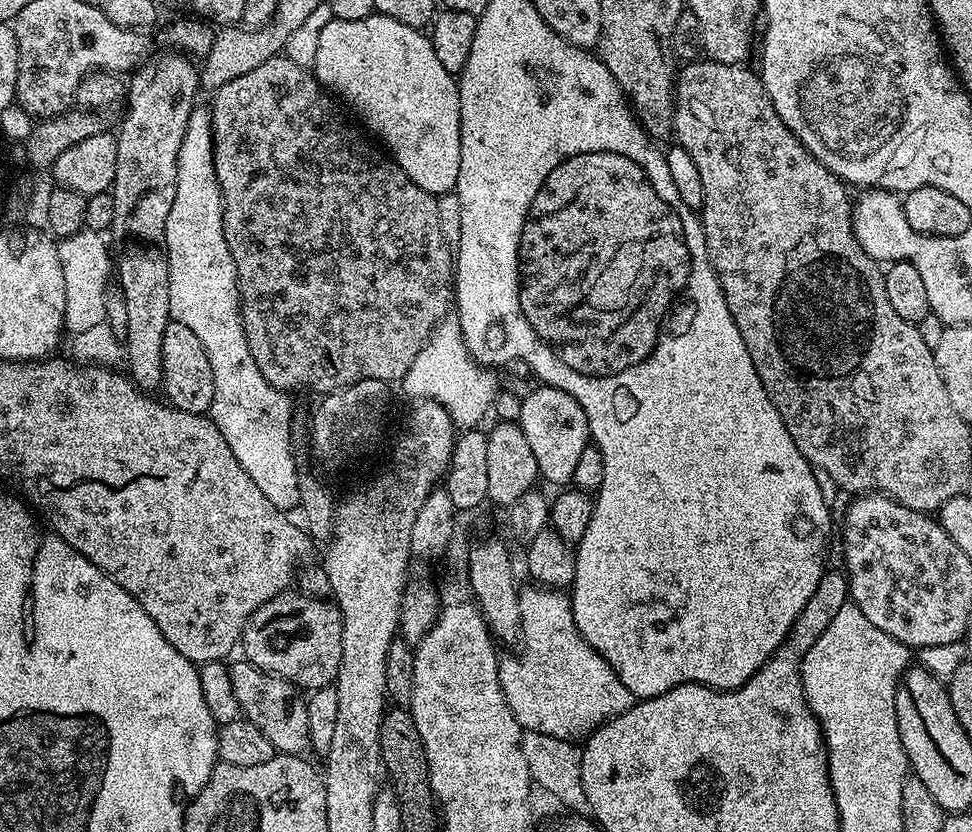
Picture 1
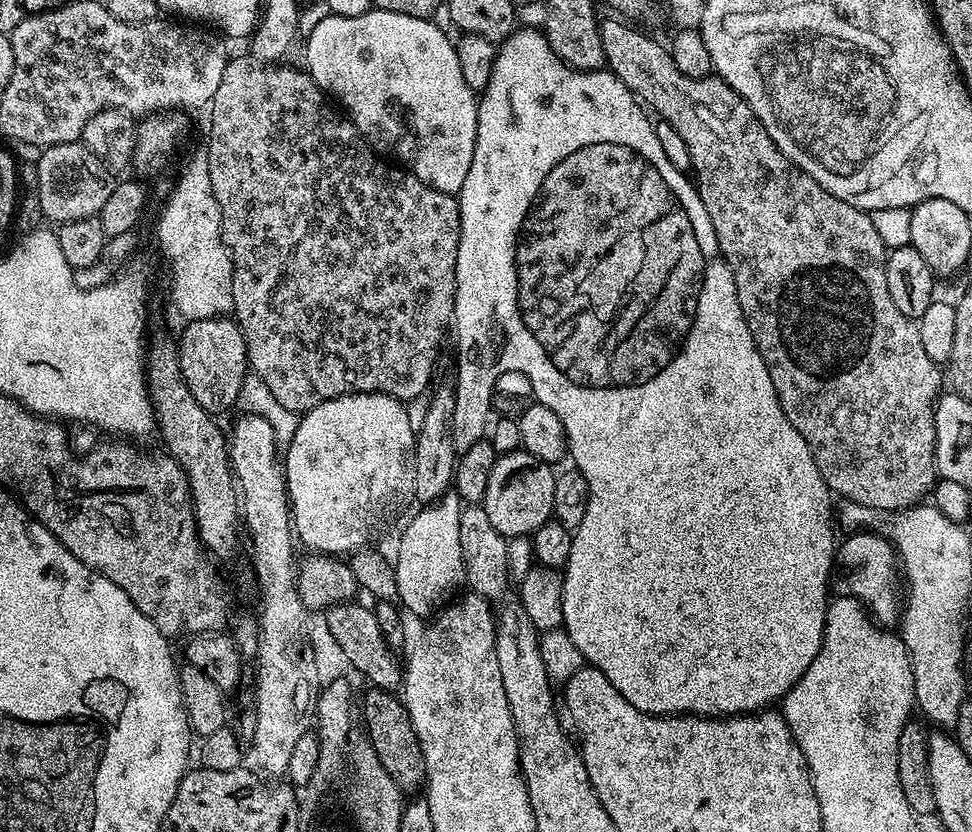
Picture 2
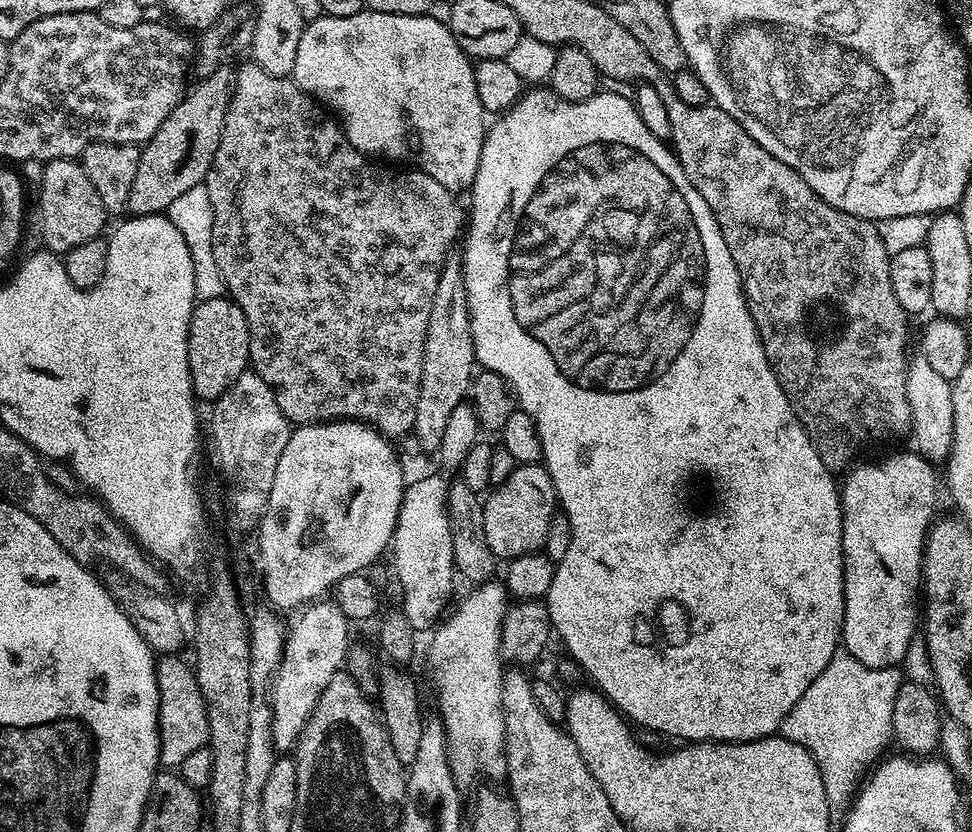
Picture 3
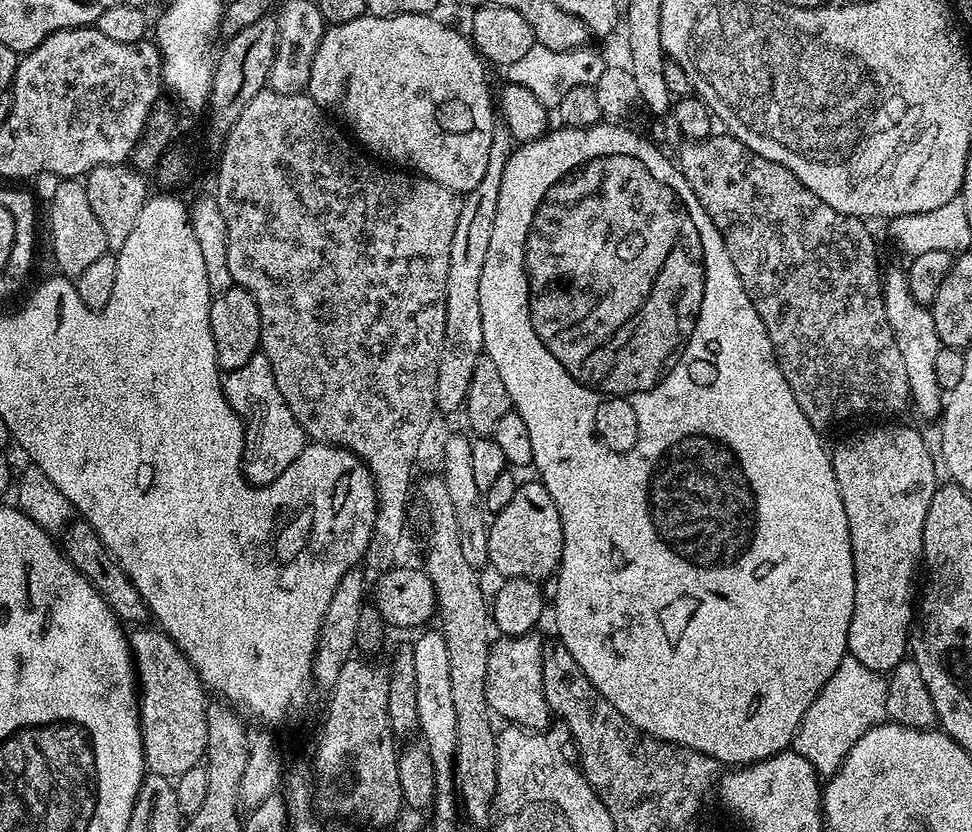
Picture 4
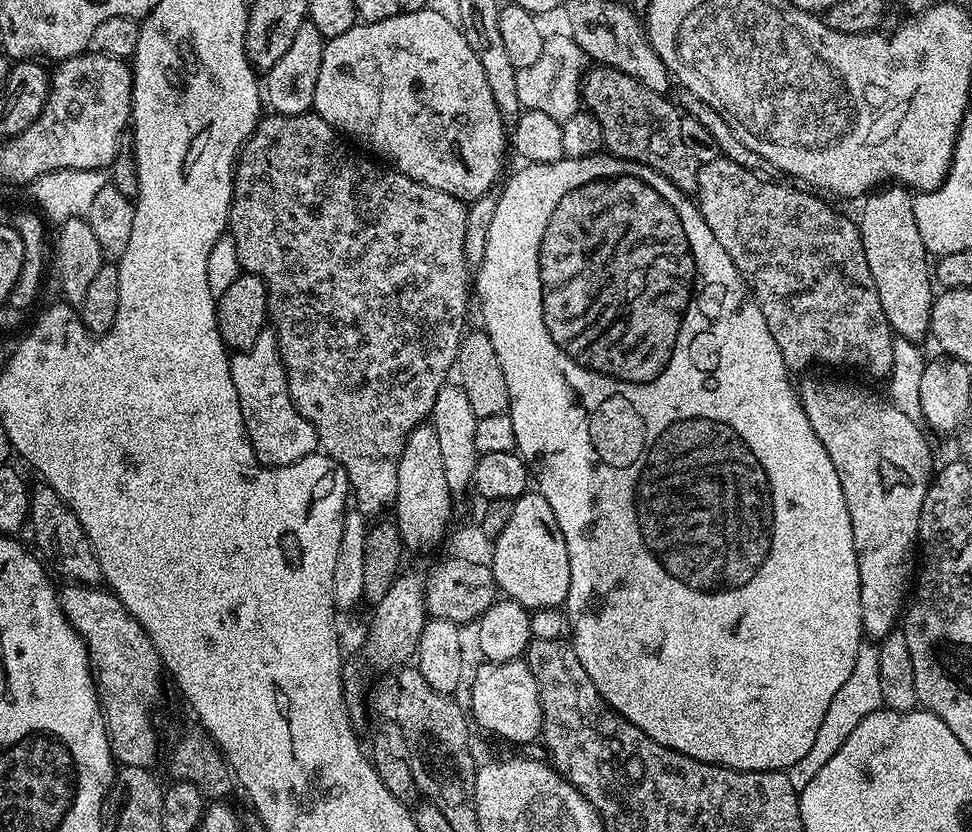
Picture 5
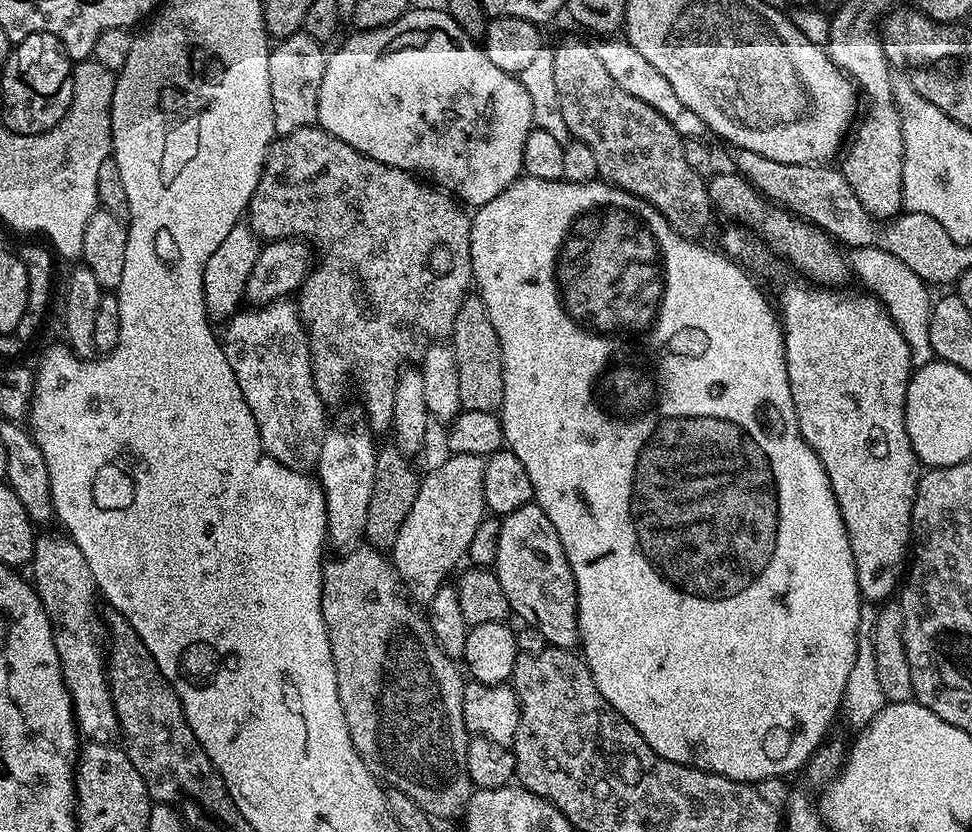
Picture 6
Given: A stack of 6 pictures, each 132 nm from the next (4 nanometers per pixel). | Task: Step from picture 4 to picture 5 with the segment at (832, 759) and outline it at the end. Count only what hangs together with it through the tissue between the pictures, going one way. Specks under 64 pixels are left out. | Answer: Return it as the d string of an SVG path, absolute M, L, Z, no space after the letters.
M872 642L861 643L858 658L854 662L854 670L850 670L850 678L842 685L842 690L834 694L834 702L830 702L830 710L826 710L826 718L822 718L822 726L818 729L818 738L814 738L814 746L806 753L806 758L794 762L794 766L786 769L790 778L790 786L802 789L838 754L842 742L850 738L850 733L870 714L881 711L884 699L882 698L882 681L878 675L879 647Z

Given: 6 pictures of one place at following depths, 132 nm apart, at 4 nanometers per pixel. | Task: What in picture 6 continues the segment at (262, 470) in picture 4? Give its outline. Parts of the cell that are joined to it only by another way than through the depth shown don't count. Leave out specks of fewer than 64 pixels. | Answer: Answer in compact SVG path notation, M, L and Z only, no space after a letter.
M288 298L259 306L248 306L237 311L236 315L227 321L225 328L228 329L224 336L222 332L222 343L226 362L230 362L230 370L234 370L238 386L242 386L242 398L246 398L250 414L254 414L264 451L287 468L308 470L311 464L312 467L319 465L324 433L328 431L330 421L324 417L326 405L316 389L316 379L312 373L312 351L308 345L308 334L300 321L299 307Z

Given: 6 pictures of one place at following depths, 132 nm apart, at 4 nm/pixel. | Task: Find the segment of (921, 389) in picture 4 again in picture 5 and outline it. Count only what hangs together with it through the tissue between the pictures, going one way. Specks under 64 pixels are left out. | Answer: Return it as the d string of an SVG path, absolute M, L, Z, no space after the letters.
M903 186L875 189L863 197L864 209L858 215L858 227L866 266L870 266L874 290L878 290L878 302L882 302L886 322L899 339L920 342L930 332L934 280L930 275L930 254L924 249L922 234L918 234L914 222L913 199L913 193Z

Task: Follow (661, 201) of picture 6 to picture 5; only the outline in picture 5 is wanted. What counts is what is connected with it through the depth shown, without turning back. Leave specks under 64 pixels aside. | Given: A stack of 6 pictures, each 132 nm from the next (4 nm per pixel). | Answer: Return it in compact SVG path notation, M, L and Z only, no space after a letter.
M592 66L585 71L580 94L583 107L602 126L604 148L611 155L648 166L678 186L678 190L695 193L700 165L682 139L681 109L673 101L672 105L667 95L642 86L624 72L603 66Z

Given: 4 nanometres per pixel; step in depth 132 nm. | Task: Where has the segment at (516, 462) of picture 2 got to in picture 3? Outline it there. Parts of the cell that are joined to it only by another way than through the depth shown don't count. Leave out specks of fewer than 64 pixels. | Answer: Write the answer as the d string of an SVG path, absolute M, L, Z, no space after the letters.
M543 463L521 464L517 466L514 474L510 474L510 478L506 478L506 482L495 485L487 493L487 496L483 501L486 546L490 546L490 550L496 557L511 558L513 556L525 556L528 552L539 552L543 549L544 540L548 536L548 531L552 525L552 518L558 512L556 488L552 484L550 474Z

